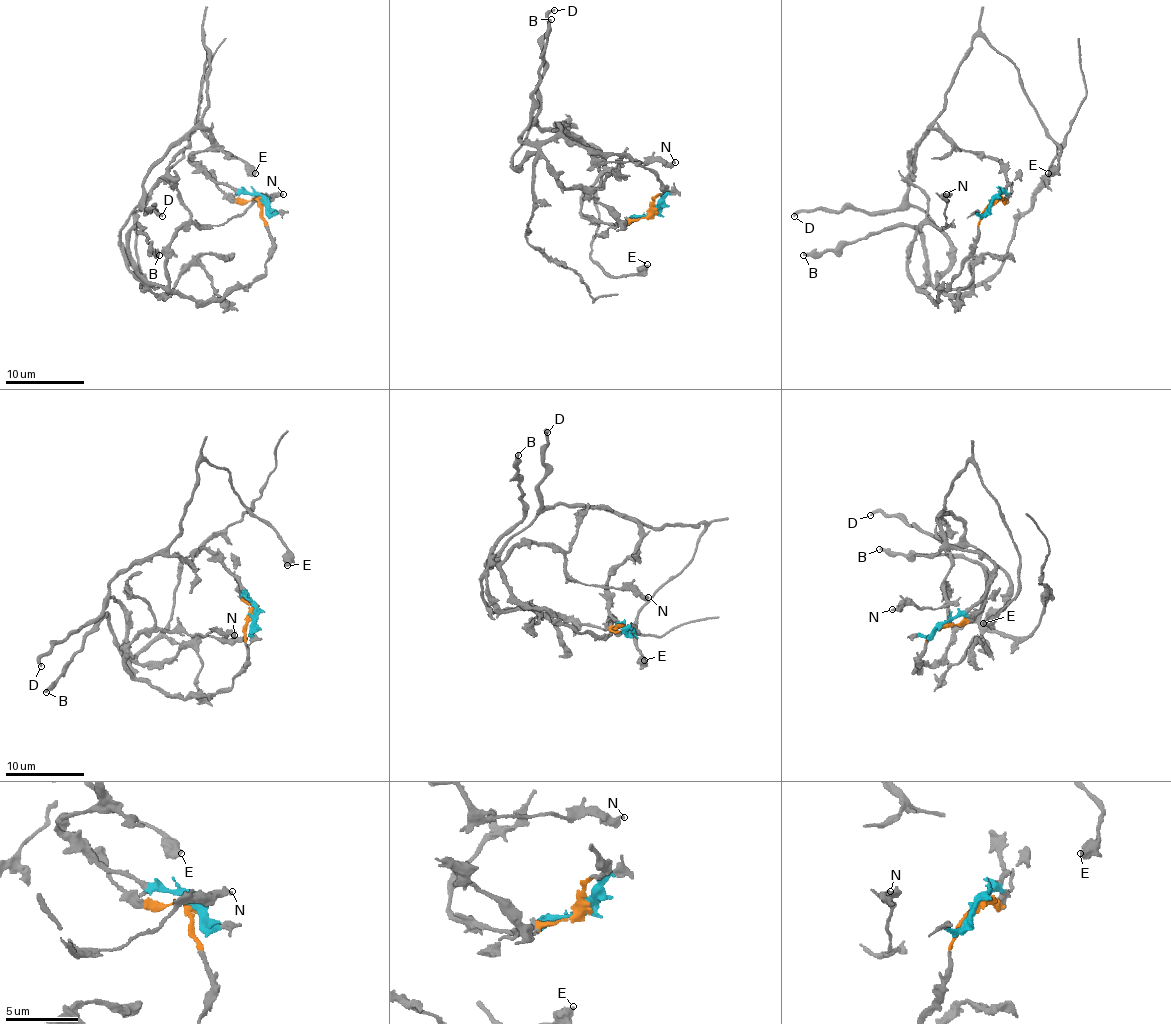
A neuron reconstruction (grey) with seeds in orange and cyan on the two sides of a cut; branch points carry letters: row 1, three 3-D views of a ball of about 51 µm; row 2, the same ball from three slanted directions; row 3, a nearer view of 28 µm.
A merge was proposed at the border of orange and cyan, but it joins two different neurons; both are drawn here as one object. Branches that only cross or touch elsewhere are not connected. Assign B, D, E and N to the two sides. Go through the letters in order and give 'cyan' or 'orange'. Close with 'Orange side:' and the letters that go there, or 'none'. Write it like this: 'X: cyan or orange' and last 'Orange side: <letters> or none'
B: orange
D: cyan
E: cyan
N: orange
Orange side: B, N

